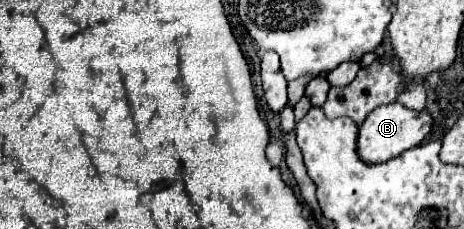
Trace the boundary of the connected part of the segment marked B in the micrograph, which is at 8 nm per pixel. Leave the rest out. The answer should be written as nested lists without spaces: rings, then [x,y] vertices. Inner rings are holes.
[[[399,102],[379,106],[371,114],[367,114],[367,120],[363,124],[359,124],[357,154],[359,154],[359,158],[363,158],[363,162],[369,162],[369,164],[385,162],[385,160],[399,156],[401,152],[417,146],[431,132],[431,126],[433,126],[433,120],[425,110],[417,112]]]

